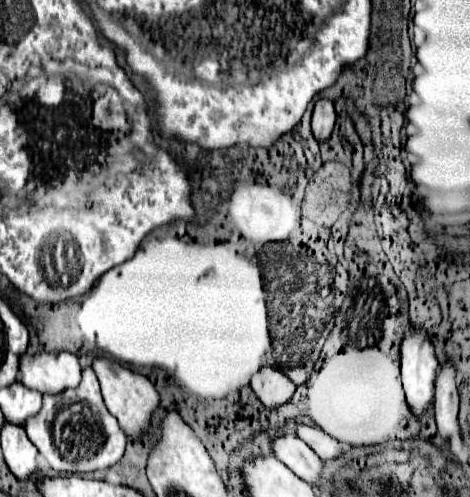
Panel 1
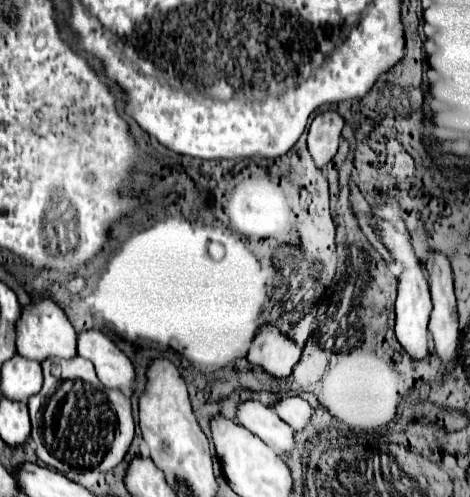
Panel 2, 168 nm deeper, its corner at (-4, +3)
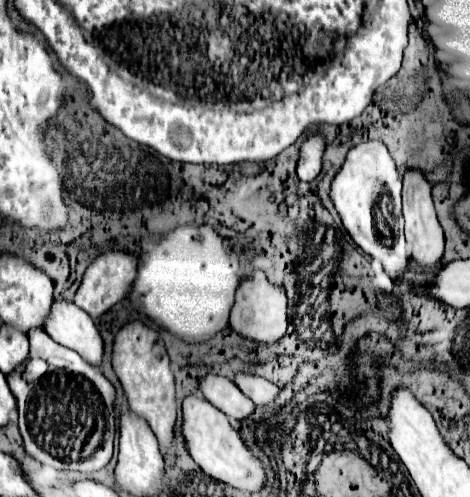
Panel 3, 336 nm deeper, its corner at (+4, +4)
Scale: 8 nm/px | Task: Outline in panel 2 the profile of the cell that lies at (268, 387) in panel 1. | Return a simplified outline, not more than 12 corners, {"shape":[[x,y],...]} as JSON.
{"shape":[[276,327],[252,341],[248,361],[276,379],[290,377],[300,349]]}

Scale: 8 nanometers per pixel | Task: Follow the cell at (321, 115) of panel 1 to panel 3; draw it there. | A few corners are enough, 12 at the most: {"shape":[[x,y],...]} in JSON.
{"shape":[[310,136],[300,150],[298,178],[314,182],[322,168],[324,138]]}

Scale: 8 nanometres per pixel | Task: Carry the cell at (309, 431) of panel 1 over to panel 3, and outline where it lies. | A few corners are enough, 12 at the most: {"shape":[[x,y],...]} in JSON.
{"shape":[[234,372],[234,382],[256,406],[276,400],[280,388],[266,378]]}

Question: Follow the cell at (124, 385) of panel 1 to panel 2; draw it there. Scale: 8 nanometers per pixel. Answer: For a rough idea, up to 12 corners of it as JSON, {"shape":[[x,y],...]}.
{"shape":[[98,329],[80,333],[78,355],[106,389],[132,397],[136,369]]}

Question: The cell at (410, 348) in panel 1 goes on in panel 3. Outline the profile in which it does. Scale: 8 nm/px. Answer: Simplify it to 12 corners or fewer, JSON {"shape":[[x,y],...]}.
{"shape":[[386,144],[352,146],[330,186],[346,232],[390,278],[408,264]]}

